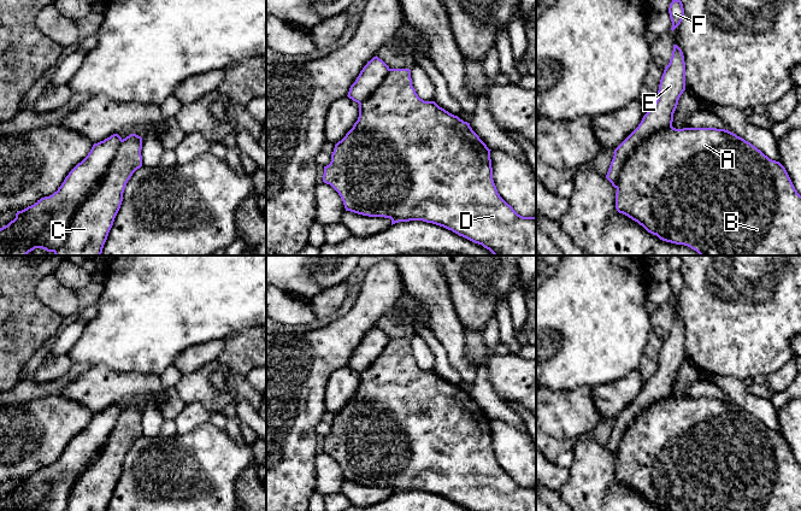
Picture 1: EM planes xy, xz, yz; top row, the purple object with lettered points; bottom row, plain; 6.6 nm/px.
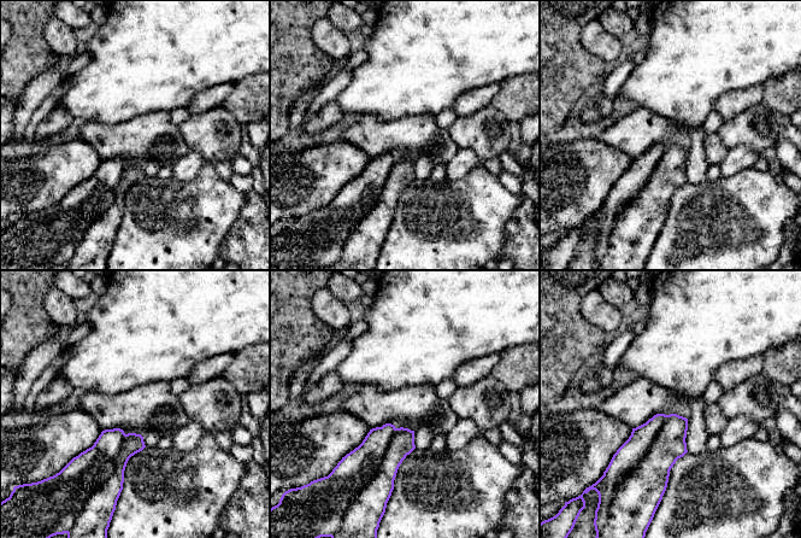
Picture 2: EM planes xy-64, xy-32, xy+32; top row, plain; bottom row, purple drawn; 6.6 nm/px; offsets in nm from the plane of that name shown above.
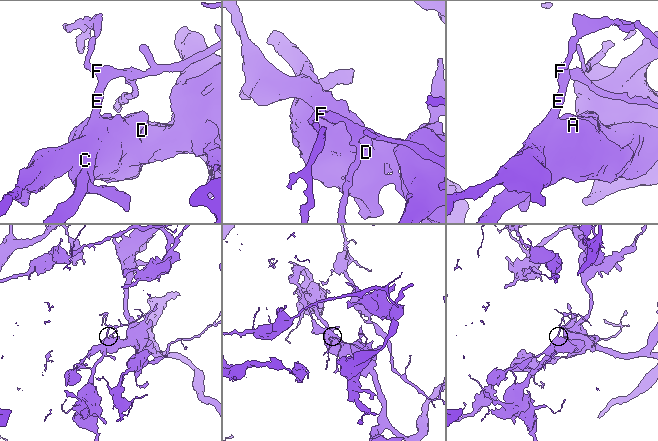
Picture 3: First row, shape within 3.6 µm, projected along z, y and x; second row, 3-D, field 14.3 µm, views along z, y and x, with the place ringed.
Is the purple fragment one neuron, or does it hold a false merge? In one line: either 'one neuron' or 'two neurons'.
two neurons

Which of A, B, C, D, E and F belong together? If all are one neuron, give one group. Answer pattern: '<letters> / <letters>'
A B C D / E F

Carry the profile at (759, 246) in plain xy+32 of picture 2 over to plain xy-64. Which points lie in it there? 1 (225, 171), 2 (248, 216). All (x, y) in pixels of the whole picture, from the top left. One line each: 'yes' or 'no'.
1: no
2: no

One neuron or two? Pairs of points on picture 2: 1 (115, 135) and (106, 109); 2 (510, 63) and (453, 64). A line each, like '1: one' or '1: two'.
1: two
2: one

